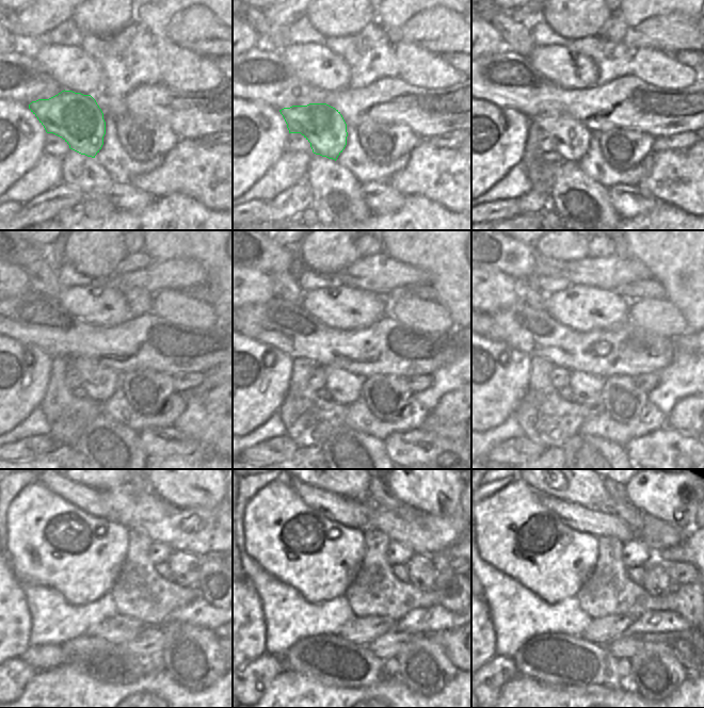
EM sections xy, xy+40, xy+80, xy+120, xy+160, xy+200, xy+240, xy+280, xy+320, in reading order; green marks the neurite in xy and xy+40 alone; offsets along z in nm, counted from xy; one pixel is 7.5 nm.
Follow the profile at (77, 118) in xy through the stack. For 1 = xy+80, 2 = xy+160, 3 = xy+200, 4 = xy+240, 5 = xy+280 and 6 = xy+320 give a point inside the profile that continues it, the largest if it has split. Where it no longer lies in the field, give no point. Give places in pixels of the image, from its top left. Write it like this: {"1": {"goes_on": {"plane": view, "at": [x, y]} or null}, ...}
{"1": {"goes_on": {"plane": "xy+80", "at": [573, 139]}}, "2": {"goes_on": {"plane": "xy+160", "at": [345, 388]}}, "3": {"goes_on": {"plane": "xy+200", "at": [586, 388]}}, "4": {"goes_on": {"plane": "xy+240", "at": [99, 632]}}, "5": {"goes_on": {"plane": "xy+280", "at": [342, 632]}}, "6": {"goes_on": {"plane": "xy+320", "at": [584, 637]}}}

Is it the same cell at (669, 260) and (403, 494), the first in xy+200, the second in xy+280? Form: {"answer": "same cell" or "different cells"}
{"answer": "same cell"}

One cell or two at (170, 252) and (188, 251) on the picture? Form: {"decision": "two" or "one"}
{"decision": "one"}

